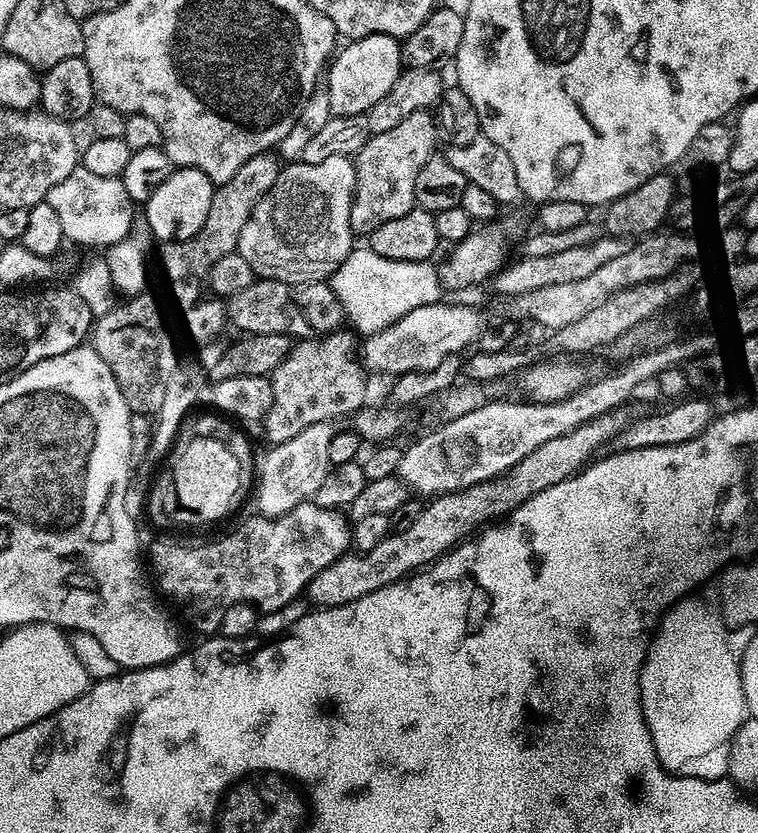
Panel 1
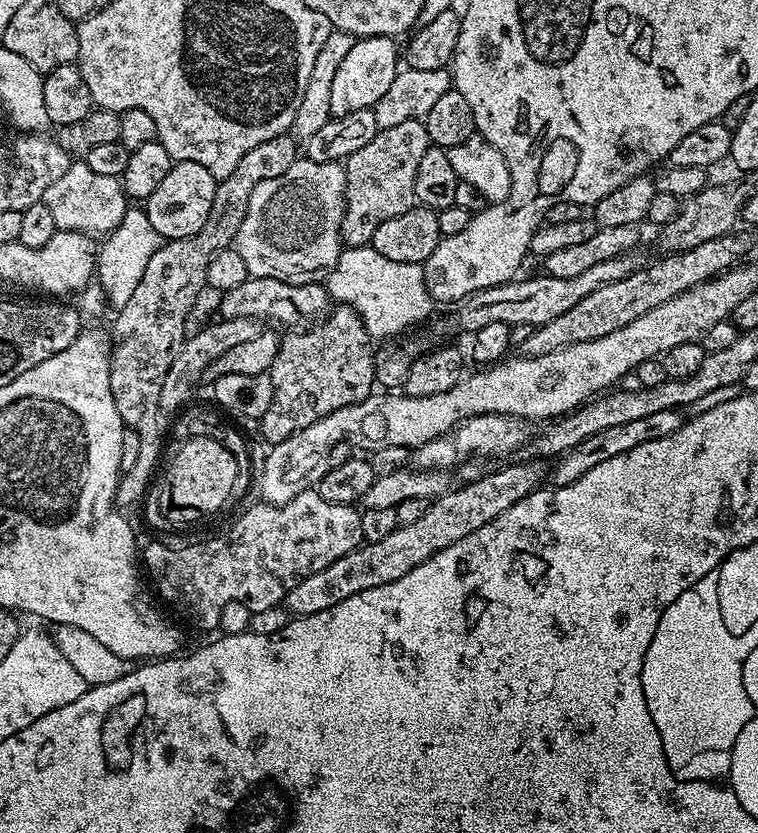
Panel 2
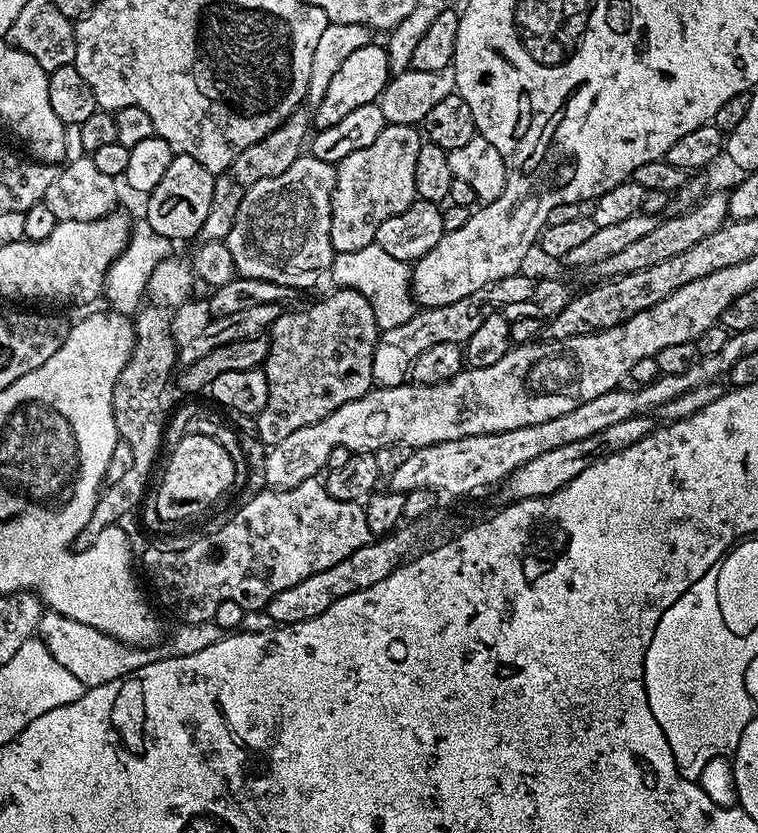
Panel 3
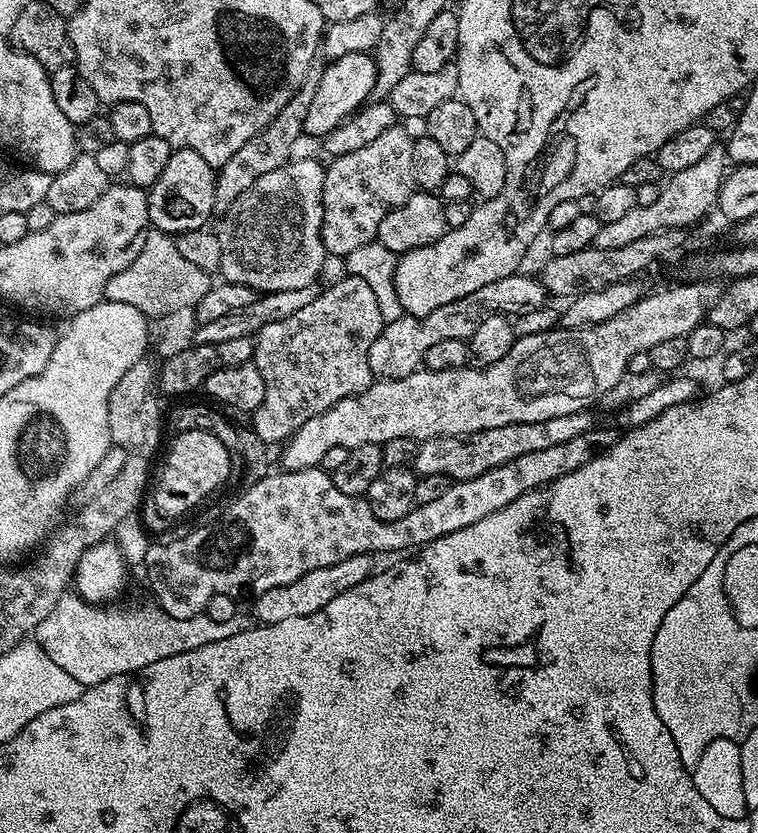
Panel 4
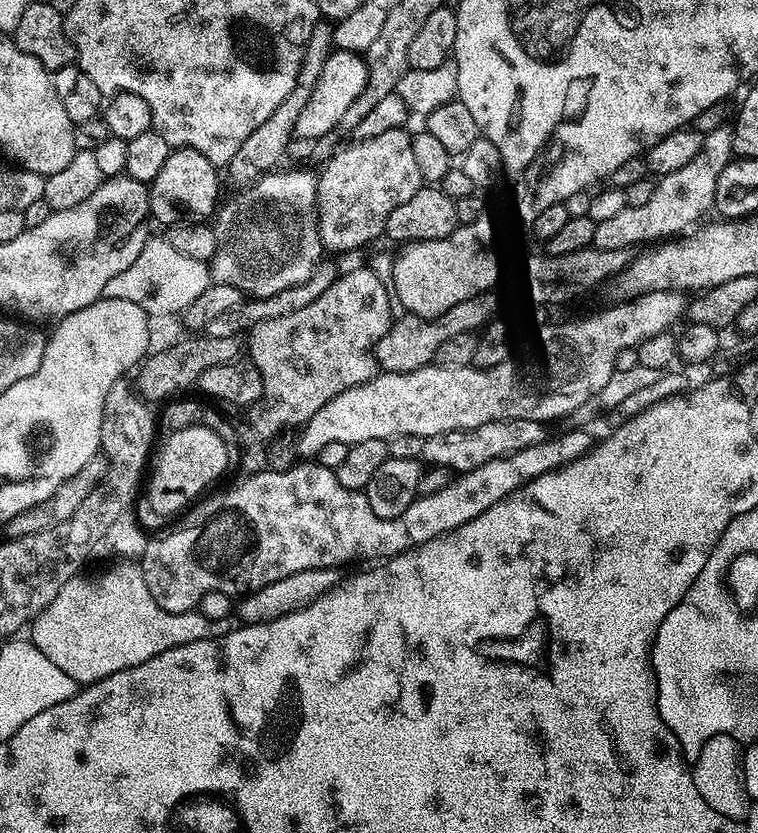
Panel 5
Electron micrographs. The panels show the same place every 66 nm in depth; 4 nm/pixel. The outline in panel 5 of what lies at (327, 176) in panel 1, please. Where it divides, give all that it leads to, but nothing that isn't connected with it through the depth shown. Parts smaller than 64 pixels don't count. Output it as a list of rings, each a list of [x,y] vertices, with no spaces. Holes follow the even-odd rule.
[[[273,170],[260,177],[259,180],[249,183],[245,192],[240,192],[228,205],[221,207],[215,213],[214,231],[216,234],[216,249],[210,261],[210,276],[217,284],[225,284],[232,286],[234,290],[238,290],[245,297],[253,300],[268,299],[271,295],[278,294],[280,290],[286,290],[287,287],[298,286],[304,283],[315,270],[318,263],[322,260],[322,245],[319,236],[316,235],[316,176],[308,172],[280,172],[281,170]]]

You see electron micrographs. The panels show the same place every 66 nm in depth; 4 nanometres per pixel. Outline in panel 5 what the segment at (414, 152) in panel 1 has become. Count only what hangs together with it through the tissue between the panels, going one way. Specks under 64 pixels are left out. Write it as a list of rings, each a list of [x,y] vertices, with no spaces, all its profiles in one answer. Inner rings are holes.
[[[404,128],[386,130],[378,138],[356,140],[336,151],[323,161],[321,172],[316,176],[316,235],[325,249],[345,254],[356,249],[363,249],[363,244],[384,236],[386,218],[396,207],[402,206],[422,187],[418,166],[412,150],[412,136]]]

